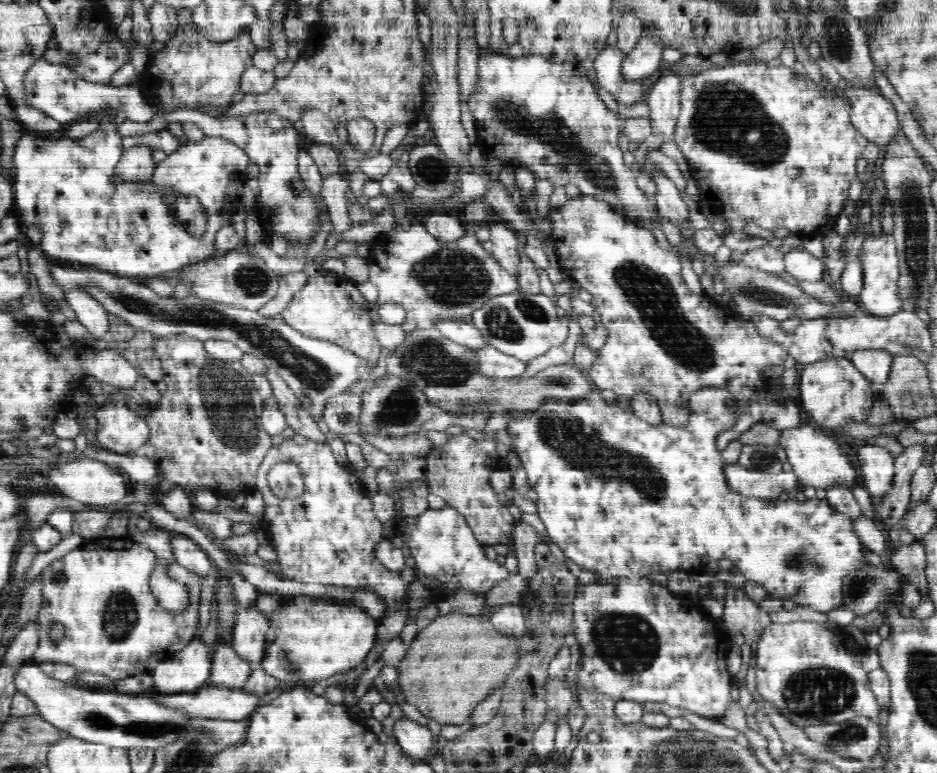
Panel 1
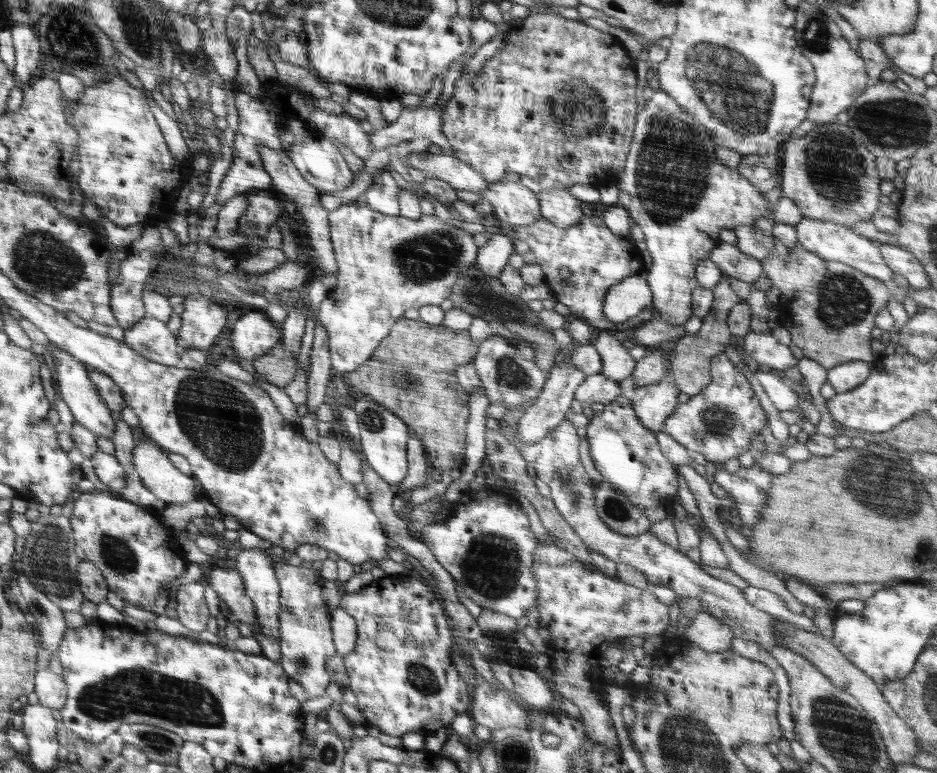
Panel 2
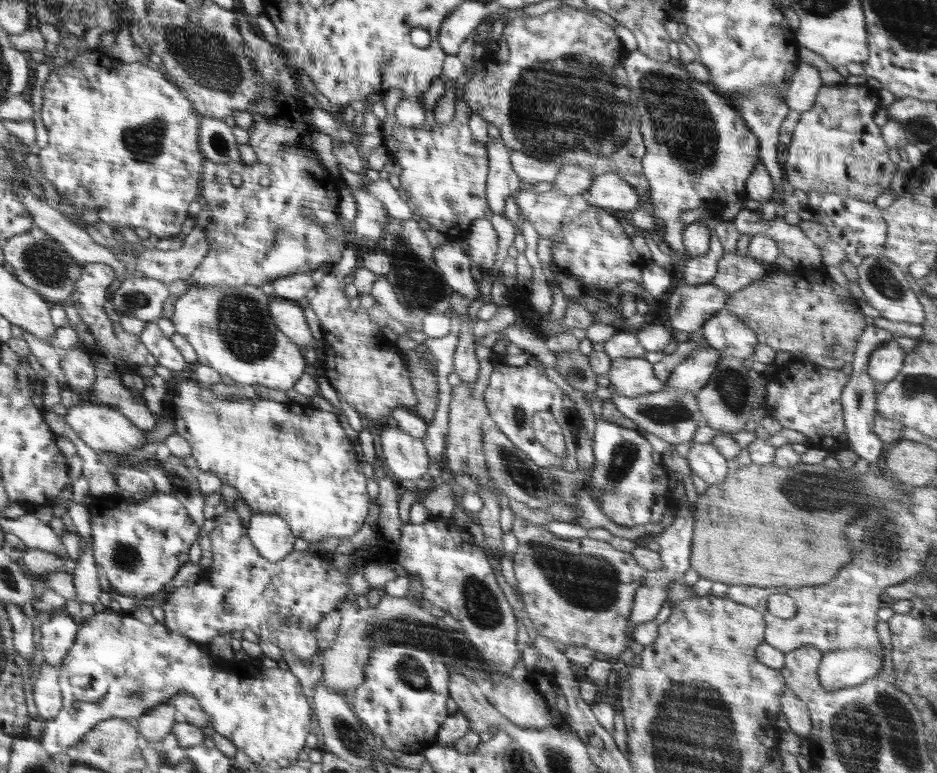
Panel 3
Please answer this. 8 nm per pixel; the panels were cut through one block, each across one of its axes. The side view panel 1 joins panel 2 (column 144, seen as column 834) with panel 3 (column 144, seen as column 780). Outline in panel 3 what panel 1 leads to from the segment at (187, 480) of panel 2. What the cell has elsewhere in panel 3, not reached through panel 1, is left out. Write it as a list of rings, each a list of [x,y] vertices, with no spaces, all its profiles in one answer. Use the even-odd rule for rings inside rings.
[[[83,401],[80,405],[68,408],[64,415],[66,422],[78,433],[80,440],[83,440],[94,452],[115,452],[115,454],[133,453],[137,447],[147,444],[147,432],[138,428],[127,416],[124,416],[119,409],[104,404],[86,404]]]

